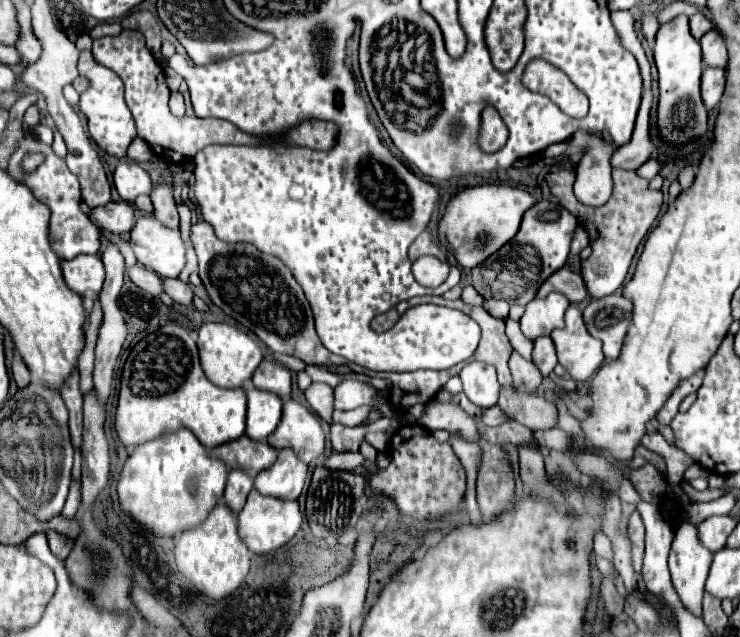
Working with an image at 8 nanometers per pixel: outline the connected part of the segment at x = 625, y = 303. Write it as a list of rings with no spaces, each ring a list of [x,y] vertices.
[[[621,292],[603,298],[593,298],[583,310],[585,326],[591,336],[603,342],[603,352],[607,360],[617,360],[631,326],[633,302]]]

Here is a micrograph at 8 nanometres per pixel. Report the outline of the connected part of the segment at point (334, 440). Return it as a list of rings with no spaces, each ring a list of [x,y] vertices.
[[[341,424],[331,426],[331,444],[333,444],[335,452],[359,450],[359,444],[361,444],[368,427],[365,424],[359,424],[359,426],[353,426],[353,428],[347,428],[347,426],[341,426]]]

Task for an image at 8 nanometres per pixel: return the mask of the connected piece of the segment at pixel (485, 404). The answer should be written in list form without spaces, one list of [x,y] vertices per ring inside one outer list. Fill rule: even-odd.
[[[469,362],[461,370],[463,394],[477,404],[479,408],[489,408],[497,404],[499,398],[499,382],[495,376],[495,368],[485,362]]]

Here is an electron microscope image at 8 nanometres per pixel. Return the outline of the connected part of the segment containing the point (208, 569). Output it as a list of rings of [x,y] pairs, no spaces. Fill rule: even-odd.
[[[225,504],[215,506],[207,520],[191,530],[185,530],[175,544],[175,560],[179,572],[205,596],[221,600],[241,586],[249,572],[249,550],[237,534],[237,518]]]

